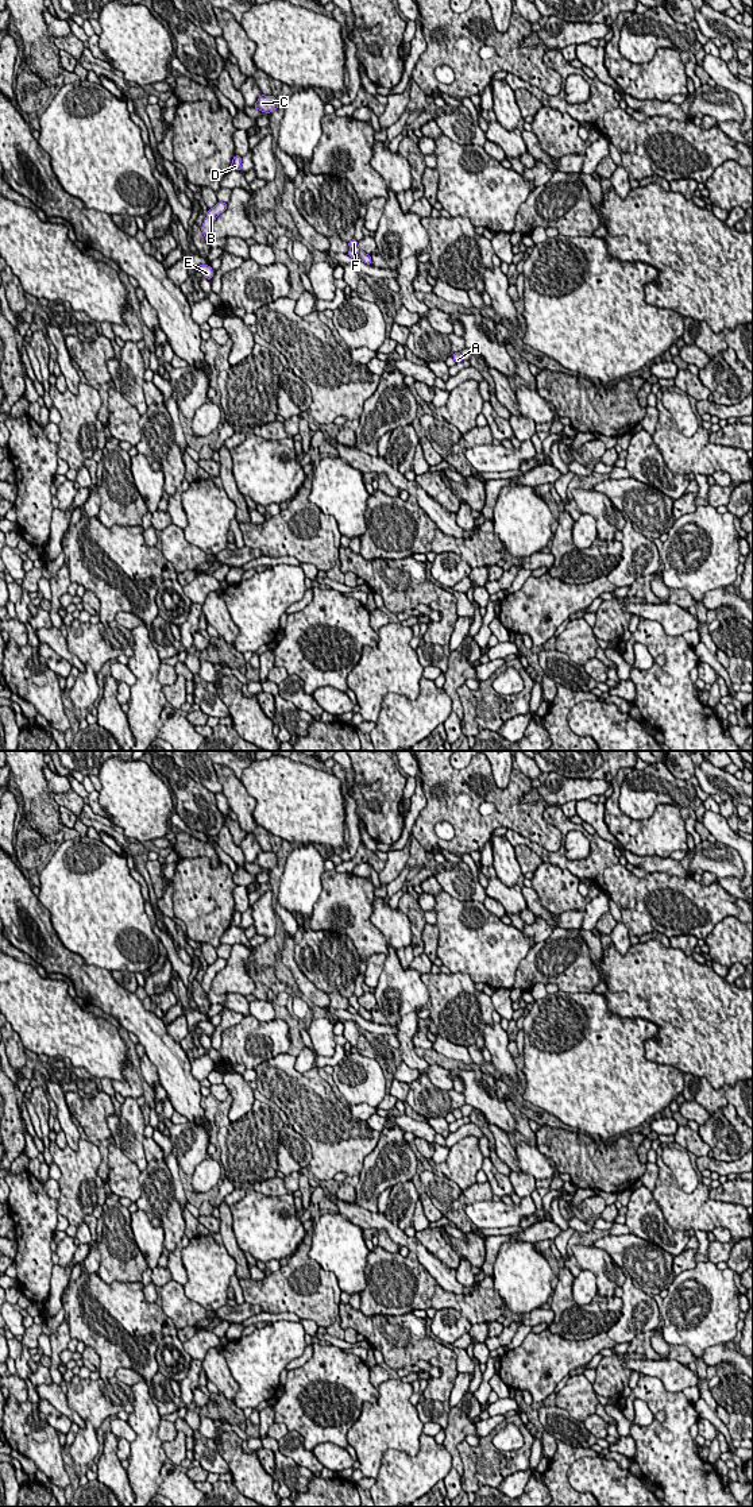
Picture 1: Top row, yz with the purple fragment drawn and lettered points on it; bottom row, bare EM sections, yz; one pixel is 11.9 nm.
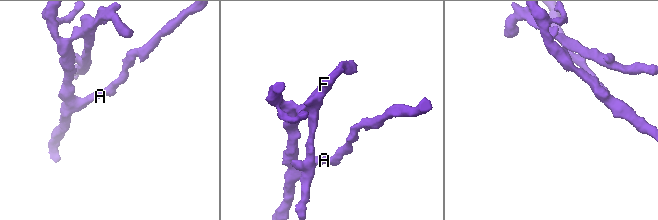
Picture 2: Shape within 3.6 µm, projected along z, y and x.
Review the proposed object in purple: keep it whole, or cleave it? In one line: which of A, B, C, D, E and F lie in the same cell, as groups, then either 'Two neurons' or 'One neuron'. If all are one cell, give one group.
Groups: A B C D E / F. Two neurons

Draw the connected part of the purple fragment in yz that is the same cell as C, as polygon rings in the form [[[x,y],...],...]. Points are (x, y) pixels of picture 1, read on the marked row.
[[[260,95],[254,108],[270,113],[278,108],[278,103],[273,95],[271,96]]]

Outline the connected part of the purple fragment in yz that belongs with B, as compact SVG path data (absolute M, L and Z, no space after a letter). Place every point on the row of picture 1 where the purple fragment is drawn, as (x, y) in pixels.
M219 201L212 209L208 209L206 217L202 223L201 231L204 234L205 240L209 236L211 227L216 217L227 209L227 203Z

